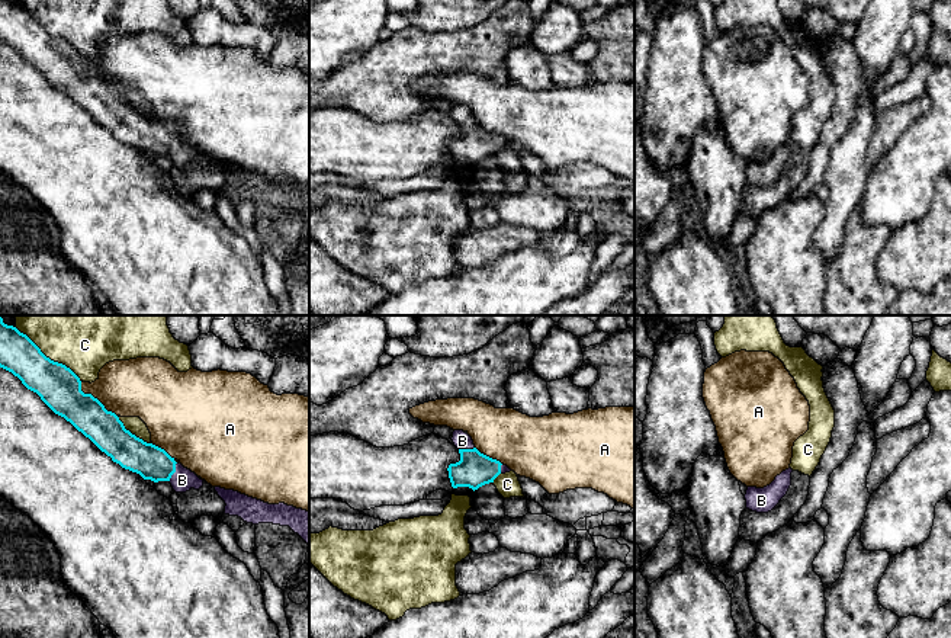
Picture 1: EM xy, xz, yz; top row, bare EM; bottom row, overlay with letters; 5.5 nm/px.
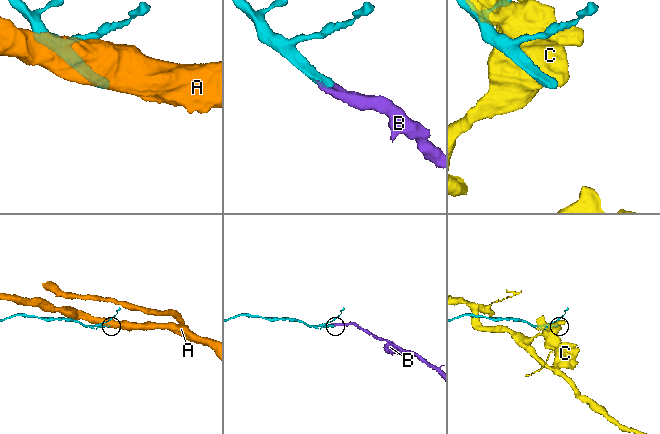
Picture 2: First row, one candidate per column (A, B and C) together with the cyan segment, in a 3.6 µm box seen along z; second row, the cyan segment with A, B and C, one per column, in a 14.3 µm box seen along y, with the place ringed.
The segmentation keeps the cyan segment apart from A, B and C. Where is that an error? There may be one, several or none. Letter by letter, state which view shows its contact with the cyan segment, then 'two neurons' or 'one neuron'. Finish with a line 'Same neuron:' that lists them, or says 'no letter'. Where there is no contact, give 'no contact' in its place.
A: xy | two neurons
B: xy | one neuron
C: xy | two neurons
Same neuron: B

